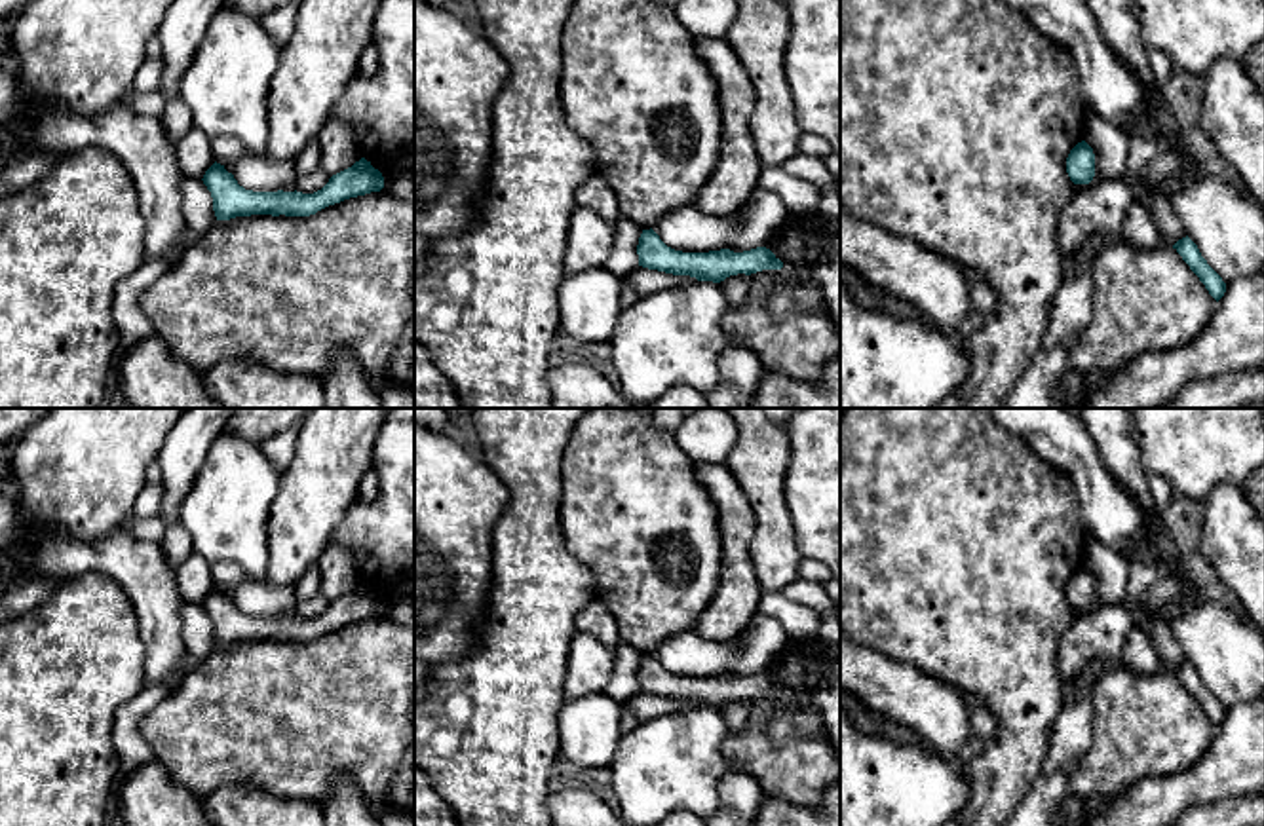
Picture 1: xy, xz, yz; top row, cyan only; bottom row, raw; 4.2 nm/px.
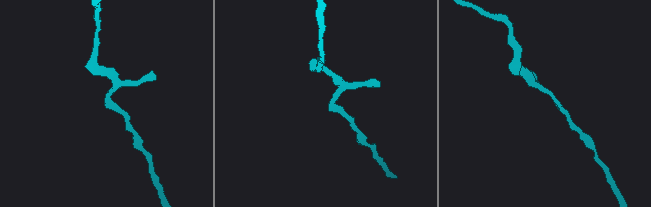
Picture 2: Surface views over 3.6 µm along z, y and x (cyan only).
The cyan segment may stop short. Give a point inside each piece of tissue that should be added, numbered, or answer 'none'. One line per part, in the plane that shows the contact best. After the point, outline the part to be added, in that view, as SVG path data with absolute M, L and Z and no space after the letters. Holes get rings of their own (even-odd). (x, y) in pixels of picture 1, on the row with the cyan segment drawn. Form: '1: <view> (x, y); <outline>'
none

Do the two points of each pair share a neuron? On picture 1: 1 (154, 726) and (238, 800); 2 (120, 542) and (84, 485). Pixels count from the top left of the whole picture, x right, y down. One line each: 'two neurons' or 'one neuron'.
1: two neurons
2: two neurons

